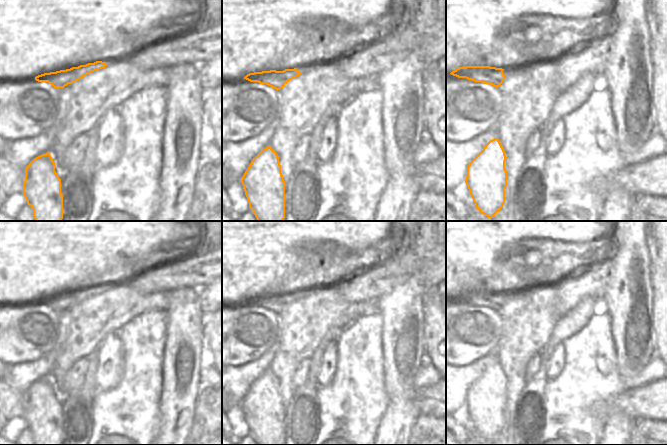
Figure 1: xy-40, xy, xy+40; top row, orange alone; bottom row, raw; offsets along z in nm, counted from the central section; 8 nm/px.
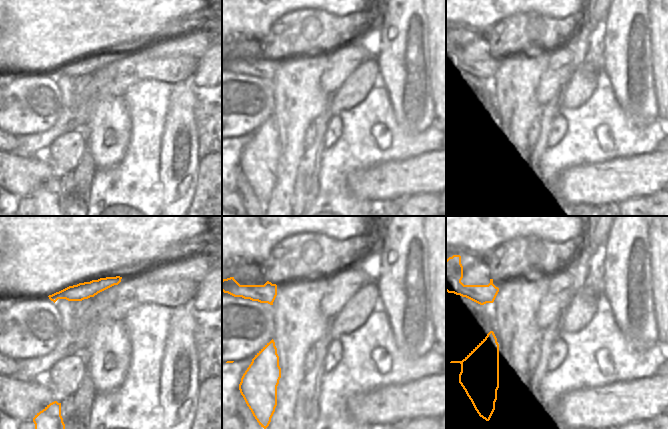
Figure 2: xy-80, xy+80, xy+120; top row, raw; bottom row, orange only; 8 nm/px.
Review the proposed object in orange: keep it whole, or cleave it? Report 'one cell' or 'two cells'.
one cell

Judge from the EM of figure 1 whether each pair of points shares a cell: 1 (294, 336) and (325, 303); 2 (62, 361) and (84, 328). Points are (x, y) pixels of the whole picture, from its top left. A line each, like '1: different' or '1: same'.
1: same
2: same

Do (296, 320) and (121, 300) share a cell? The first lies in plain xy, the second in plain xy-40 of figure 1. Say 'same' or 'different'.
same

